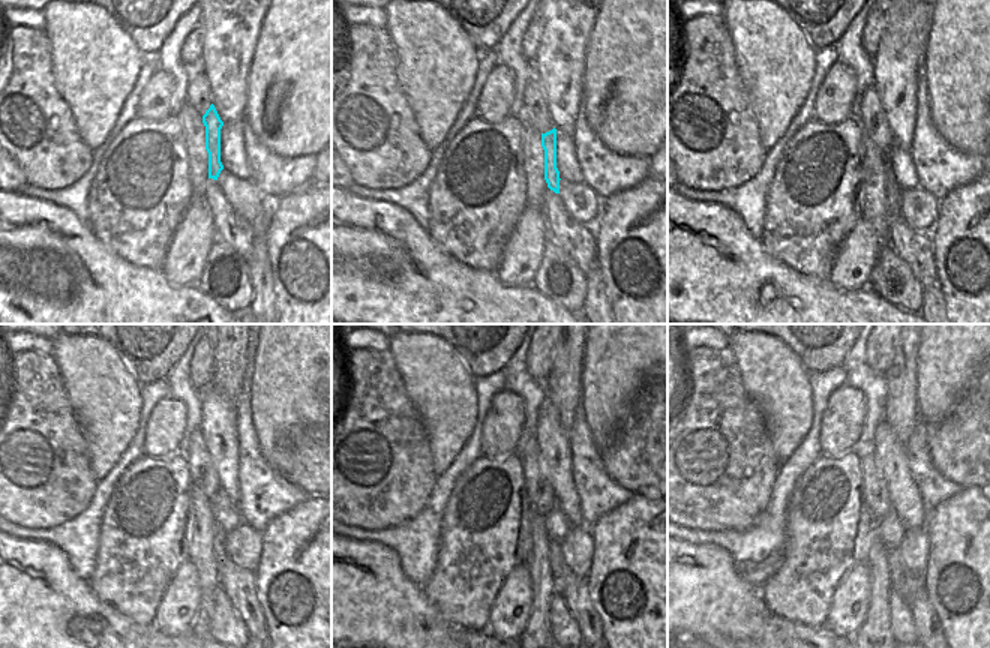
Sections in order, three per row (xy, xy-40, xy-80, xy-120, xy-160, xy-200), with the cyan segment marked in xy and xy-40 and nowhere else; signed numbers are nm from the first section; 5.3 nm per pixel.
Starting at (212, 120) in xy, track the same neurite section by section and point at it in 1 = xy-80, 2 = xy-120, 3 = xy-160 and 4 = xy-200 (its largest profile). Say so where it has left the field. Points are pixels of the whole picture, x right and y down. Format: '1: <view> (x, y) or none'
1: xy-80 (893, 191)
2: xy-120 (219, 537)
3: xy-160 (563, 575)
4: xy-200 (908, 585)

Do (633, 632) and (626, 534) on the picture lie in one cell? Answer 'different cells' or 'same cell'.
same cell

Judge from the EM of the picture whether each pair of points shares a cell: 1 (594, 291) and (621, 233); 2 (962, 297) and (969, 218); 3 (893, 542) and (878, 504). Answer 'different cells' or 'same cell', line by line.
1: different cells
2: same cell
3: different cells

